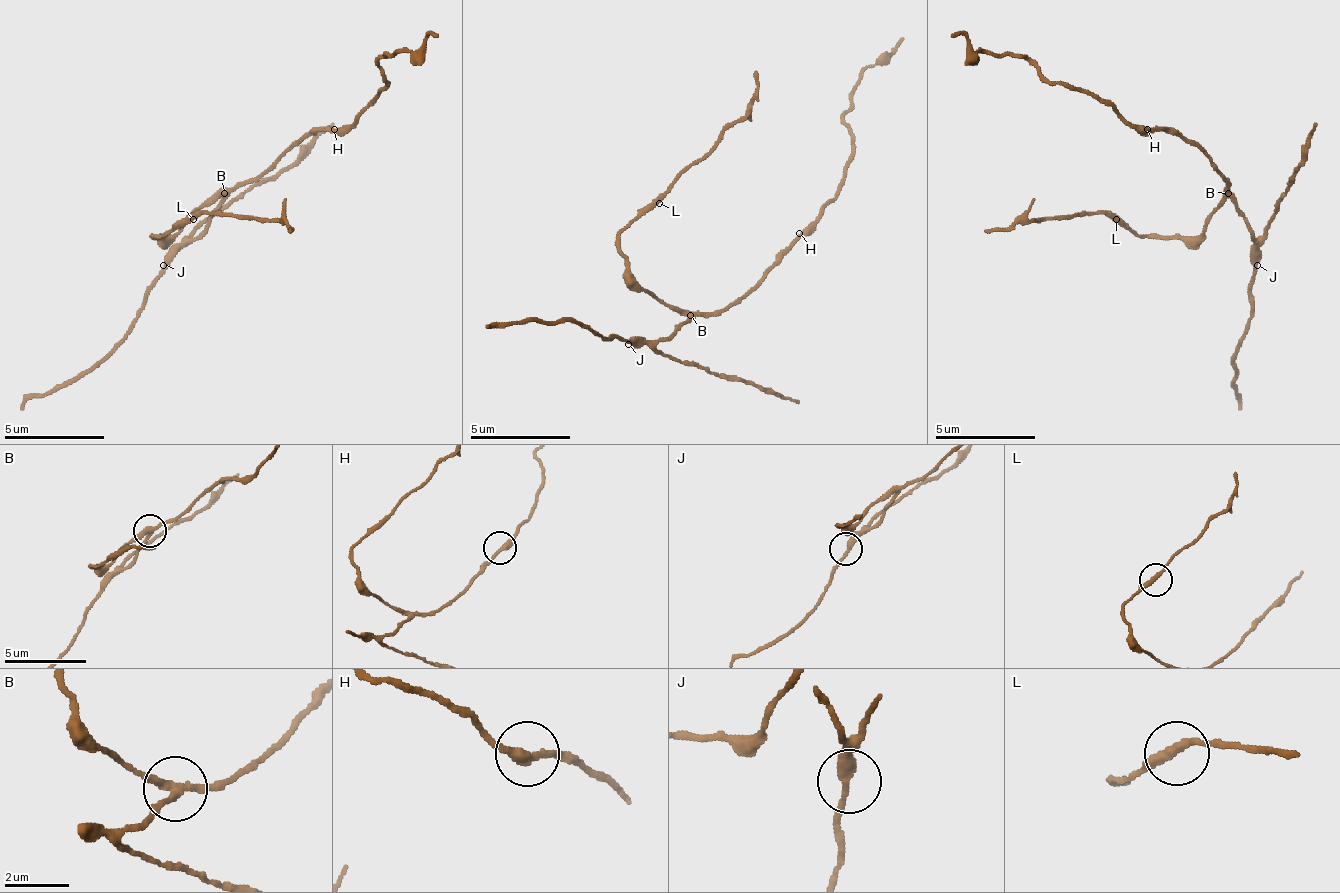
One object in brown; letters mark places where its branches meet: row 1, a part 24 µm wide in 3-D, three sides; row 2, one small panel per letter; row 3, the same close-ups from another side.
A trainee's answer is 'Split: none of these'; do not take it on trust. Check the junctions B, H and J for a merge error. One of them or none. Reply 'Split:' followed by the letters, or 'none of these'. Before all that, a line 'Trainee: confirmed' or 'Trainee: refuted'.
Trainee: refuted
Split: B

